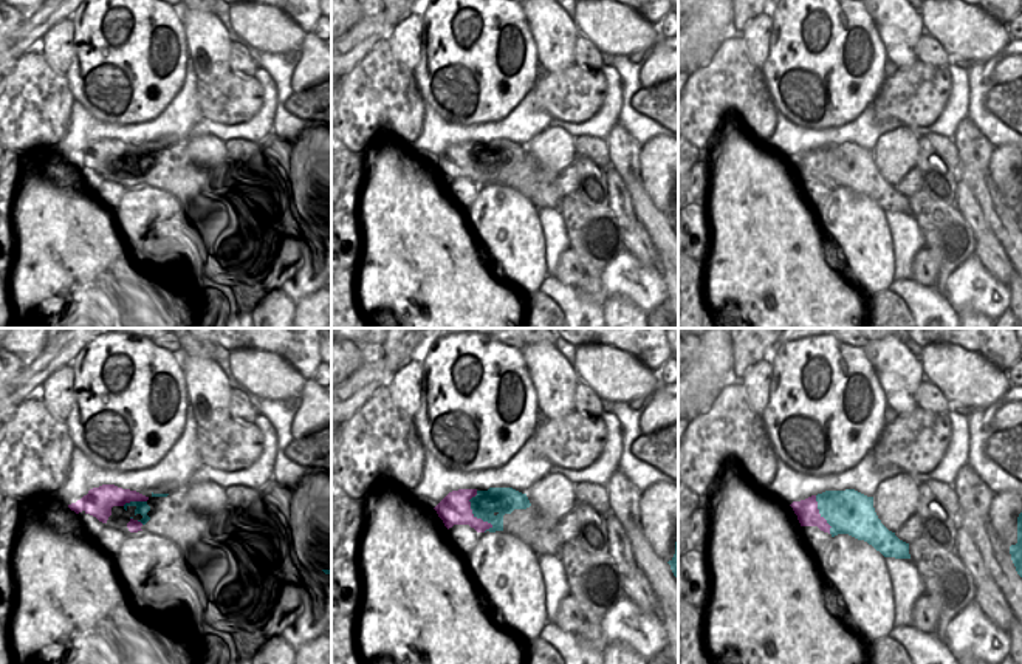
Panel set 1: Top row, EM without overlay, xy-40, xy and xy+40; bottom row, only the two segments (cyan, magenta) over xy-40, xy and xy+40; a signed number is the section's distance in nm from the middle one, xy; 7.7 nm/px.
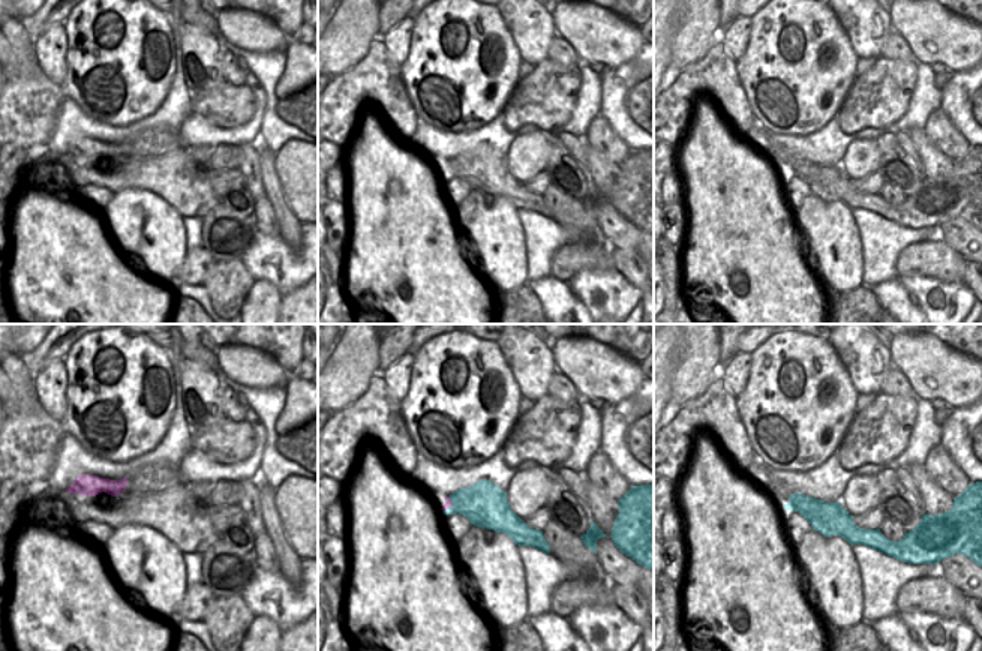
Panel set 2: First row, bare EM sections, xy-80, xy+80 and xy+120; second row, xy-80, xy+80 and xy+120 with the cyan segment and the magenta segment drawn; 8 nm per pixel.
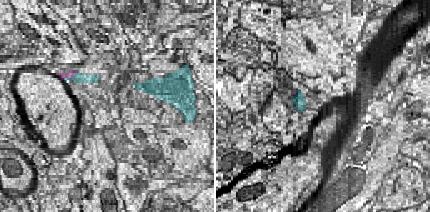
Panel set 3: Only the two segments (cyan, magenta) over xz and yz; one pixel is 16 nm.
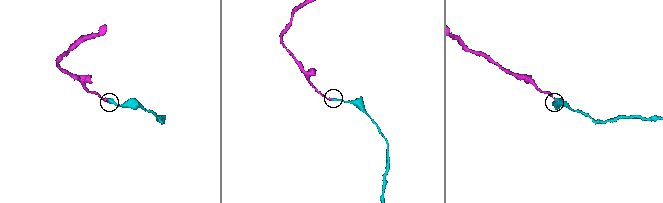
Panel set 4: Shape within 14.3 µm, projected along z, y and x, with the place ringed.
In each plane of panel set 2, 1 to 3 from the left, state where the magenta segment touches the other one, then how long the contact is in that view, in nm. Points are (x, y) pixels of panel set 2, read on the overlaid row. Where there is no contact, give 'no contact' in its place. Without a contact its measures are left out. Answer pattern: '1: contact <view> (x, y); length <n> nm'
1: no contact
2: contact xy+80 (450, 506); length 150 nm
3: no contact

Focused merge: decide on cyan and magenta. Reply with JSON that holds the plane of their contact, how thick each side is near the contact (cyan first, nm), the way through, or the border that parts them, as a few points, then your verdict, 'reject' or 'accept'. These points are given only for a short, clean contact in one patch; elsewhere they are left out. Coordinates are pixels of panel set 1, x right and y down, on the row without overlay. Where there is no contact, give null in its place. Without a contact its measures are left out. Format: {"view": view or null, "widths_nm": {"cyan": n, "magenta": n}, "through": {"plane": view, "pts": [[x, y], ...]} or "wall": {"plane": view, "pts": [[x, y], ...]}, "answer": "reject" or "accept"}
{"view": "xy", "widths_nm": {"cyan": 200, "magenta": 240}, "through": {"plane": "xy", "pts": [[502, 154], [486, 155], [474, 167], [468, 161], [456, 161]]}, "answer": "accept"}

